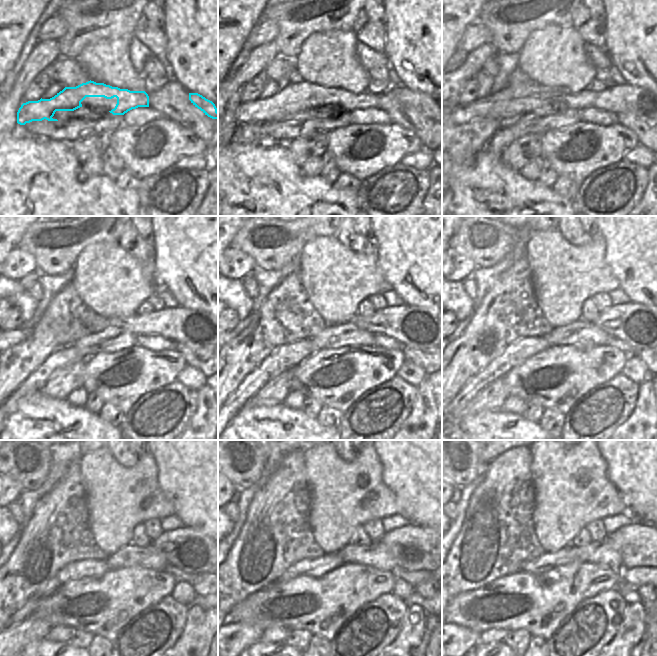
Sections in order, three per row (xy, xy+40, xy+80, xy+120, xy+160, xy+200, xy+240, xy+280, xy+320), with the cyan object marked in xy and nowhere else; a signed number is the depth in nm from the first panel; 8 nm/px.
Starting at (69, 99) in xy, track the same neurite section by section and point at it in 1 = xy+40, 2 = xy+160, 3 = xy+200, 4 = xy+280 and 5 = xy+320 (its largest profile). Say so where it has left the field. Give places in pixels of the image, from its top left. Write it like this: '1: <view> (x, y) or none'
1: xy+40 (290, 100)
2: xy+160 (414, 327)
3: xy+200 (635, 324)
4: xy+280 (414, 548)
5: xy+320 (640, 545)

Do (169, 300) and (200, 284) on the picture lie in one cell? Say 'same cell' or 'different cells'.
different cells

